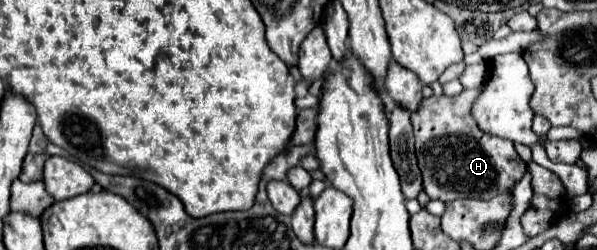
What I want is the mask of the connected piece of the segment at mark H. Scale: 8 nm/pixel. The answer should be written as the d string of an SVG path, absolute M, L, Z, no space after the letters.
M465 89L455 97L427 97L419 109L411 113L423 191L431 199L445 203L459 197L491 199L503 191L511 191L527 169L511 141L483 135L483 131L475 127L475 119L471 119L475 95L479 95L479 89Z

